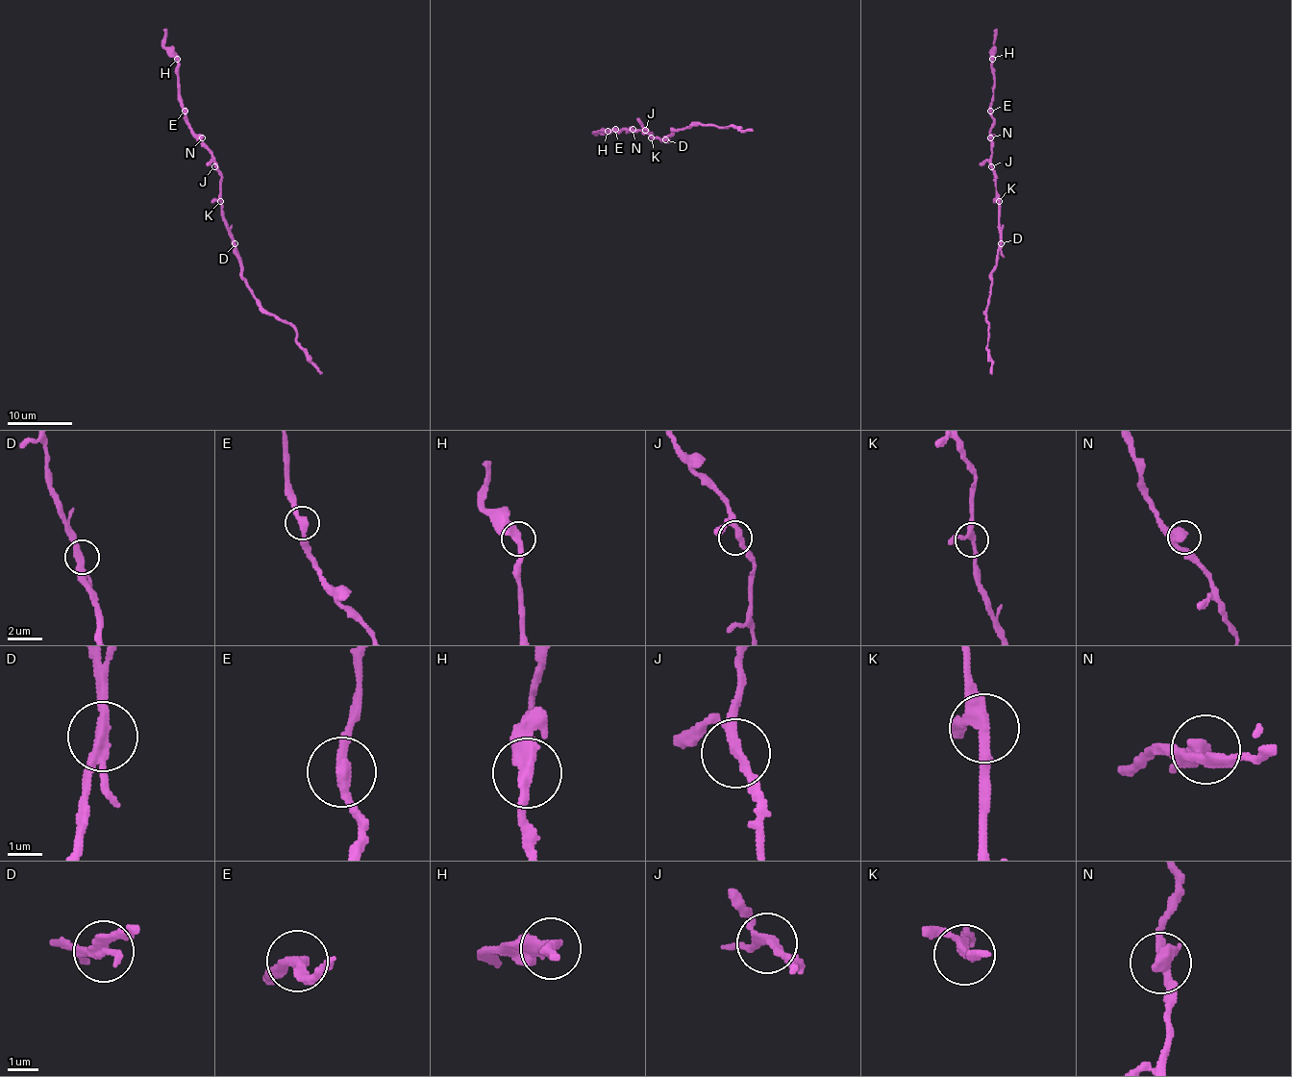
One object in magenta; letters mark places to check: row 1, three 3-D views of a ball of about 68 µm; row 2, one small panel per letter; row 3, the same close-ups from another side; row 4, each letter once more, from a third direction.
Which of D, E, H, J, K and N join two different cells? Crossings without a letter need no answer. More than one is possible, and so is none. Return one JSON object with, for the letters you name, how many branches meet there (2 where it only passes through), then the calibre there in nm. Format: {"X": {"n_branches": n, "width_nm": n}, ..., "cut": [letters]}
{"cut": []}

